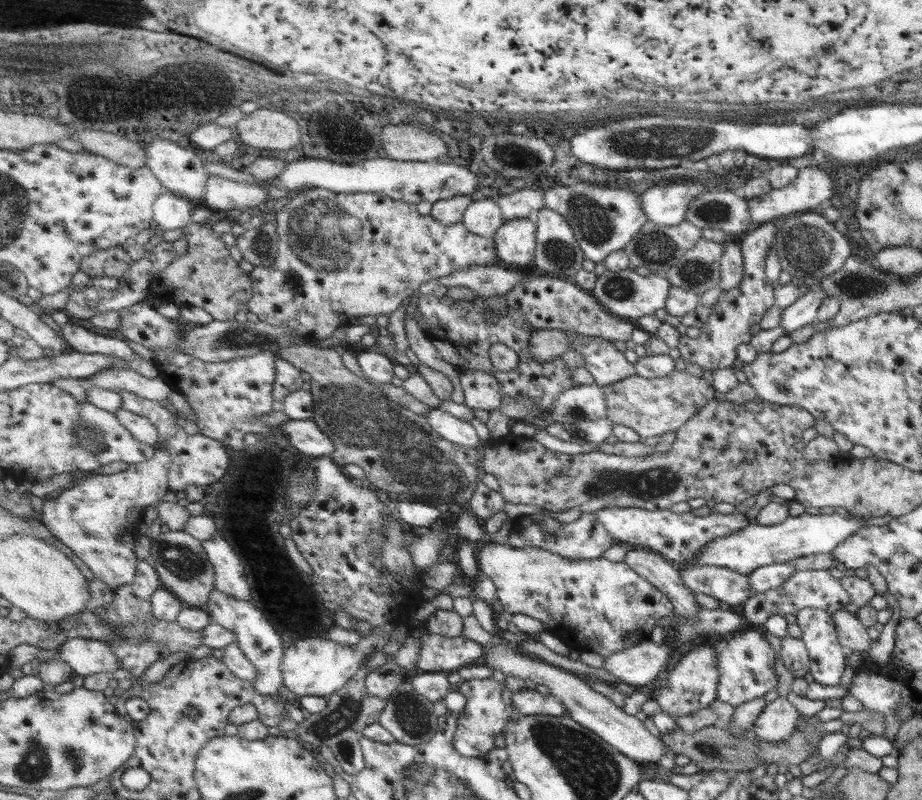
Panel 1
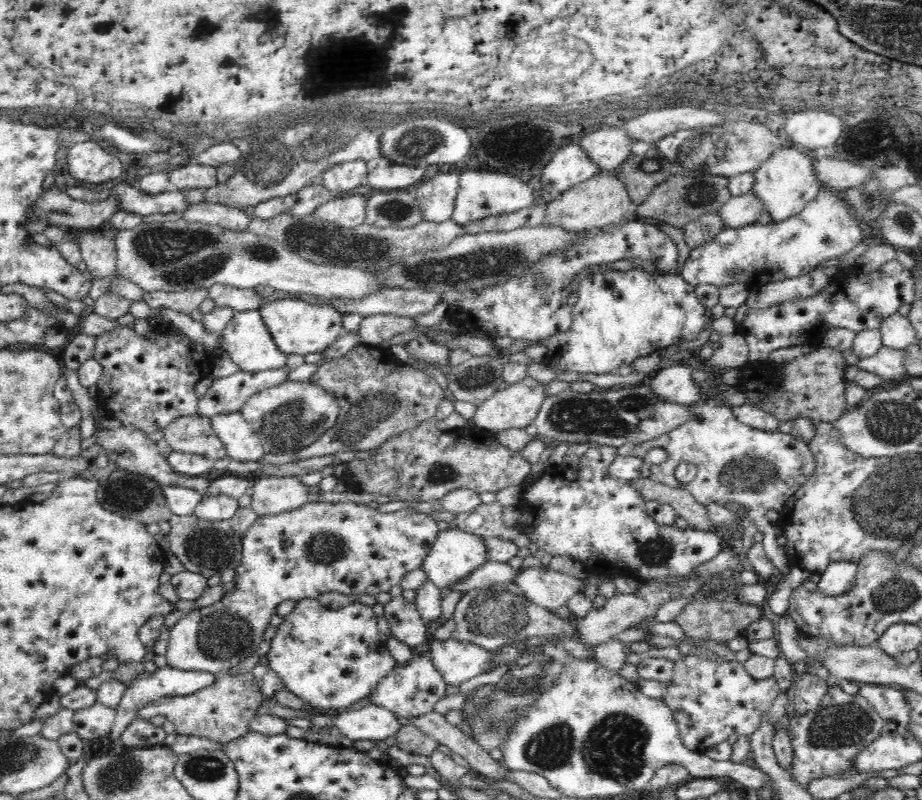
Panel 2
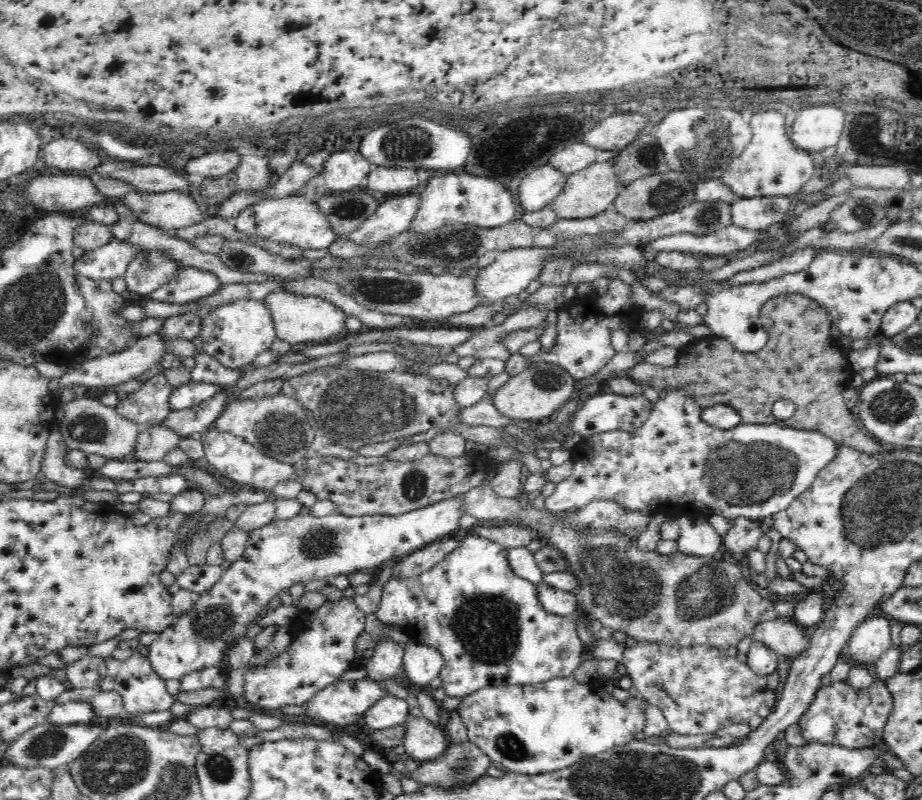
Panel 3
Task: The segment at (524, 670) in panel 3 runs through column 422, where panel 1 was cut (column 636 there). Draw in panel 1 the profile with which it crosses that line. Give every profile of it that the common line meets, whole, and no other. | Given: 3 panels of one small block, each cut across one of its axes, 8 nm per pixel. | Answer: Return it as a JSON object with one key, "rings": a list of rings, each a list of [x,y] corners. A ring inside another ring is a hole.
{"rings":[[[489,541],[476,559],[480,574],[489,576],[497,585],[498,598],[508,616],[526,614],[536,618],[544,625],[543,630],[559,637],[569,649],[579,652],[592,650],[605,658],[631,648],[648,640],[657,622],[675,612],[670,598],[625,561],[613,562],[605,556],[593,560],[570,559],[534,546],[517,548]]]}

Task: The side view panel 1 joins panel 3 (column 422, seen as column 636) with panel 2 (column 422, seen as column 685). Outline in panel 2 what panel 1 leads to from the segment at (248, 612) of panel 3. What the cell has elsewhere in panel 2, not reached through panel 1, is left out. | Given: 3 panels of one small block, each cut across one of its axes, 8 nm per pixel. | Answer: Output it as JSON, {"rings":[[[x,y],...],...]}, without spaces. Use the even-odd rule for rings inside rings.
{"rings":[[[310,500],[308,503],[304,504],[304,506],[296,508],[296,510],[289,510],[283,514],[276,514],[274,516],[259,517],[255,521],[255,524],[250,527],[242,537],[242,560],[240,560],[240,564],[238,564],[234,580],[236,588],[232,591],[224,592],[224,596],[222,596],[218,602],[190,611],[181,620],[176,622],[176,625],[171,628],[169,643],[167,644],[167,664],[180,670],[196,670],[200,672],[210,672],[212,674],[228,672],[230,668],[236,666],[241,660],[248,658],[252,652],[256,652],[258,646],[260,646],[260,642],[262,642],[264,638],[264,632],[266,632],[266,628],[269,626],[270,617],[272,614],[276,614],[276,606],[283,600],[291,599],[297,602],[302,599],[317,598],[317,596],[325,592],[340,592],[340,594],[346,594],[346,596],[388,593],[392,586],[399,584],[399,580],[402,580],[406,573],[422,566],[438,533],[438,524],[430,514],[414,512],[410,508],[399,509],[396,510],[396,512],[386,512],[386,514],[383,514],[383,512],[380,512],[378,509],[372,509],[366,504],[363,505],[354,502],[327,503],[318,500]]]}

